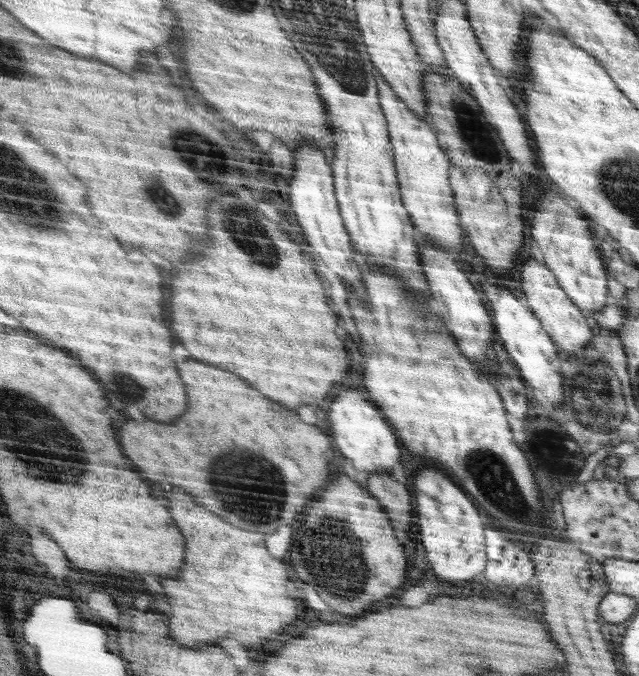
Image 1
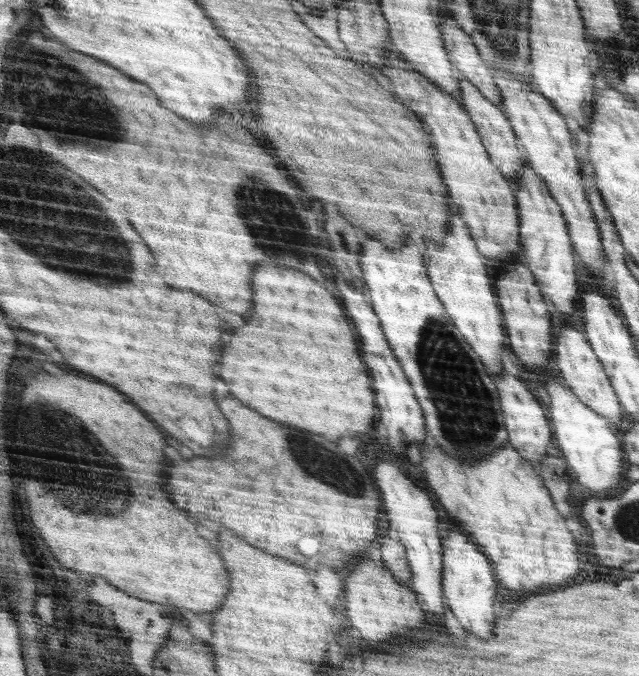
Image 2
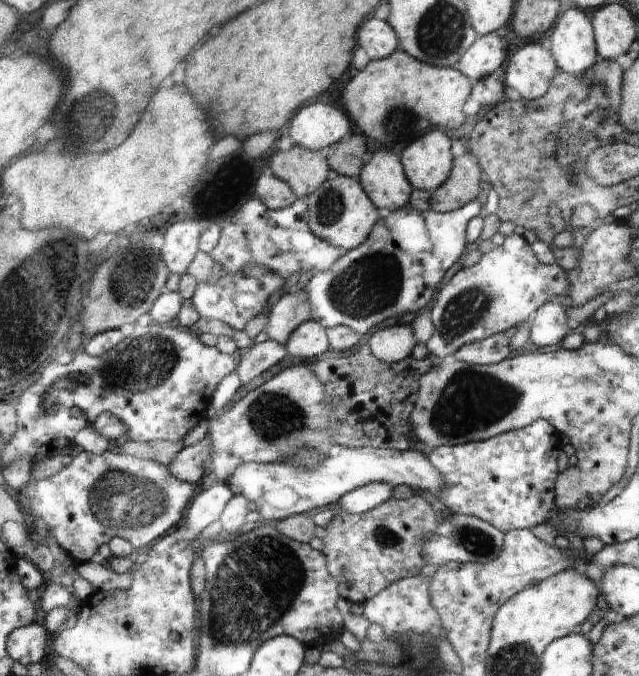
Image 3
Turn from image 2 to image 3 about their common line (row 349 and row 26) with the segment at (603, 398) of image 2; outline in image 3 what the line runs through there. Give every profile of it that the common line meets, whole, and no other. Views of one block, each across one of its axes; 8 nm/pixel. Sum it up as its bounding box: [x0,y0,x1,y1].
[546,7,599,75]

